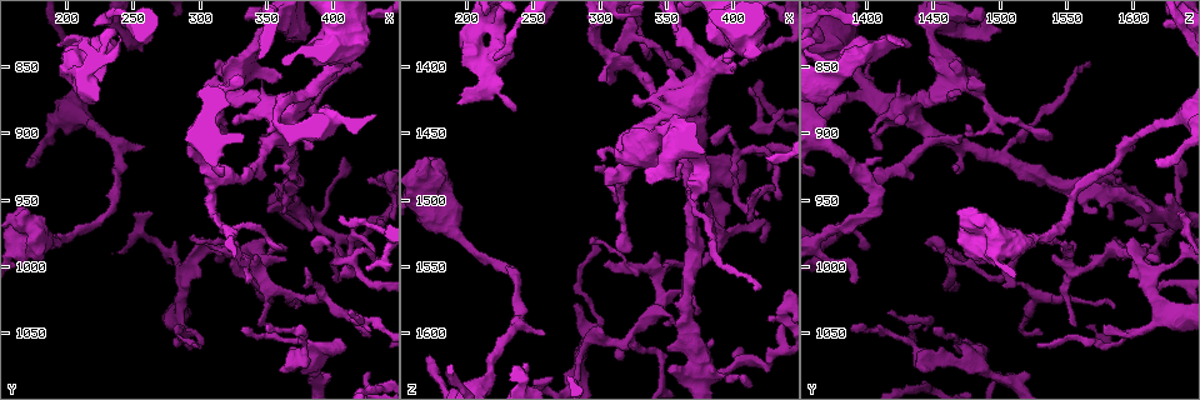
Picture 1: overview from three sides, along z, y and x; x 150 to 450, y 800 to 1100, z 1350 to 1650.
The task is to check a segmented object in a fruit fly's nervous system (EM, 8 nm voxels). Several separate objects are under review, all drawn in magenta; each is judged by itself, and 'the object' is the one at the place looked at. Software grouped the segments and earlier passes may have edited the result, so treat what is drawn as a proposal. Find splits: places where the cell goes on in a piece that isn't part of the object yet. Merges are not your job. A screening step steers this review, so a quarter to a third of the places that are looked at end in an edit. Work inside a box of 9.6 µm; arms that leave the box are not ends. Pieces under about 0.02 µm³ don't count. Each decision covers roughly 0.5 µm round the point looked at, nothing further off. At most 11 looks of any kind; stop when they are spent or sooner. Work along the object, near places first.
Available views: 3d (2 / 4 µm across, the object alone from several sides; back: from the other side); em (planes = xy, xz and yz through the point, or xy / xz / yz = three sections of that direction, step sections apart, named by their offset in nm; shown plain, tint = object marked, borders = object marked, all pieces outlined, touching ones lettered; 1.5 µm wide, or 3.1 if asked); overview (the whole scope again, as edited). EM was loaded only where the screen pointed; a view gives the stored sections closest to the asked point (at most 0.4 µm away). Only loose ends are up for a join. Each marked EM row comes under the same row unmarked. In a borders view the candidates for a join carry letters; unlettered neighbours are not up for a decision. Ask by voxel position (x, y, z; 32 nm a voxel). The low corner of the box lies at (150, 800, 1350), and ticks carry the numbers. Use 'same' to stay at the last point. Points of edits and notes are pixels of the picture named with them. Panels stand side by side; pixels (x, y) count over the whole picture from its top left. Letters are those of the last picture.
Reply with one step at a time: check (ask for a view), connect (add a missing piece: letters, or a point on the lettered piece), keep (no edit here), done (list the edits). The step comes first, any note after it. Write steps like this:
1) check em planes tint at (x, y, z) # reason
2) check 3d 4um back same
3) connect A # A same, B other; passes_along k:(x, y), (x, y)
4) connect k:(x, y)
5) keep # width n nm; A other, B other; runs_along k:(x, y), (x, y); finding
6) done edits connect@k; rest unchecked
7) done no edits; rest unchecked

check em planes tint at (424, 1052, 1534) # an open end

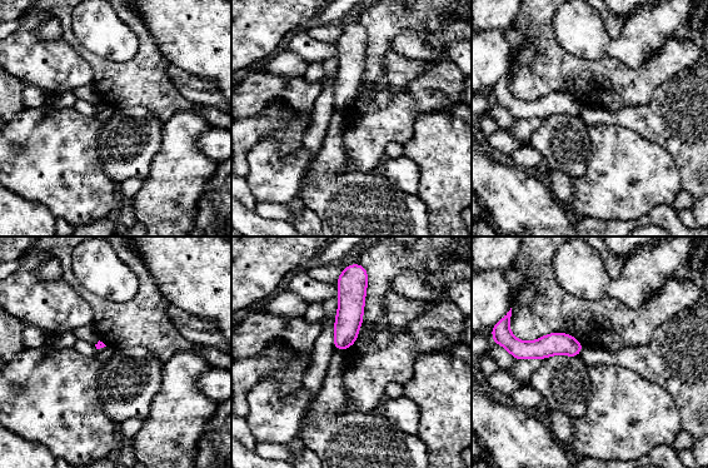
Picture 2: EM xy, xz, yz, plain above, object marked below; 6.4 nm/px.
check em planes borders same

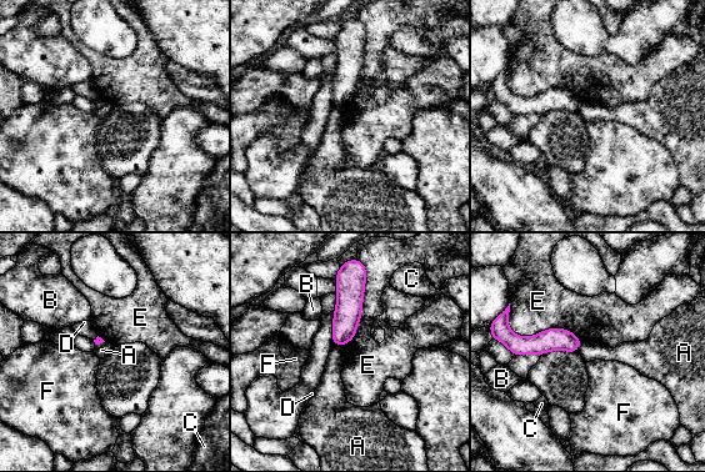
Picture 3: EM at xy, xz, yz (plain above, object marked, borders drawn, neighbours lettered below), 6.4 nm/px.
keep # A other, B other, C other, D other, E other, F other; runs_along 3:(576, 341), (545, 341), (515, 346); none of them fits

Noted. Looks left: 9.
check em yz step 8 borders at (348, 1046, 1388) # thin end

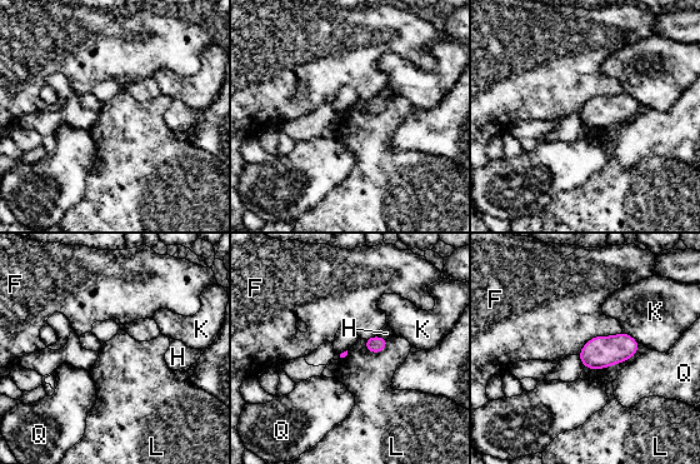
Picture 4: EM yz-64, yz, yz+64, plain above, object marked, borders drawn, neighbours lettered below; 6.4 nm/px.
keep # F other, H other, K other, L other, Q other; border 4:(639, 344), (629, 358), (591, 369); none of them fits

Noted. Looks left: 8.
check em xy step 8 borders at (344, 862, 1424) # stops while still wide

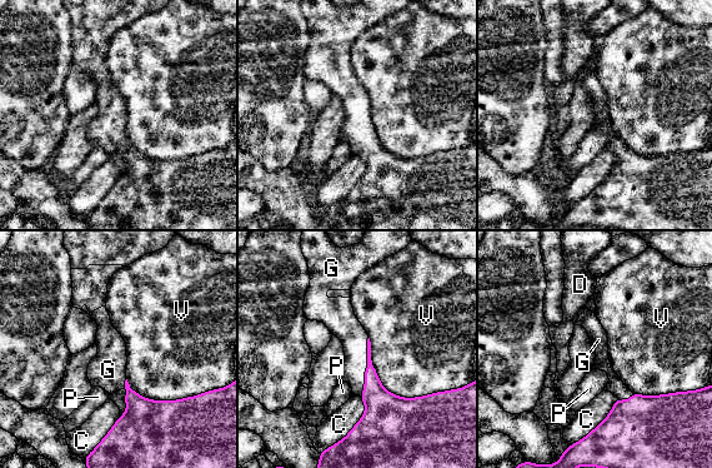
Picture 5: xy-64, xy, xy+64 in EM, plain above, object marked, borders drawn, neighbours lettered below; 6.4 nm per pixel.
check em planes borders same # another direction

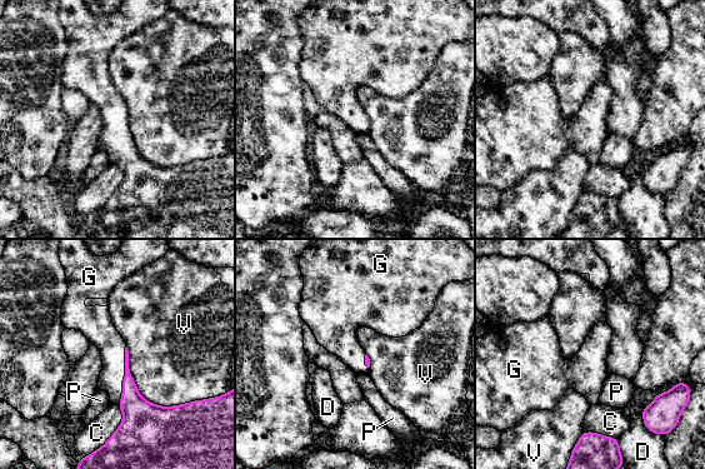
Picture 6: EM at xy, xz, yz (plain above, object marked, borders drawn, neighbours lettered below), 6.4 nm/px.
connect G # C other, D other, G same, P other, V other; passes_along 6:(138, 412), (125, 375), (110, 344); it goes on there

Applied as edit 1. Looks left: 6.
check em xy step 4 borders at (172, 926, 1618) # end of a long branch

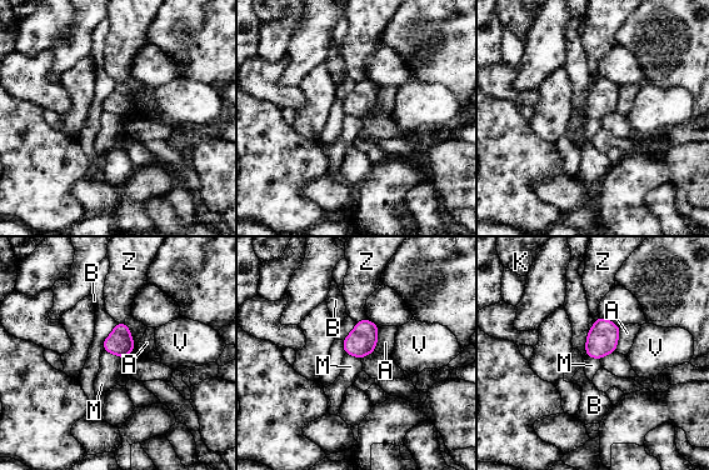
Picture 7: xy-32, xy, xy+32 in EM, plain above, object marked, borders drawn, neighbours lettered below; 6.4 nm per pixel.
check em planes borders same # another direction

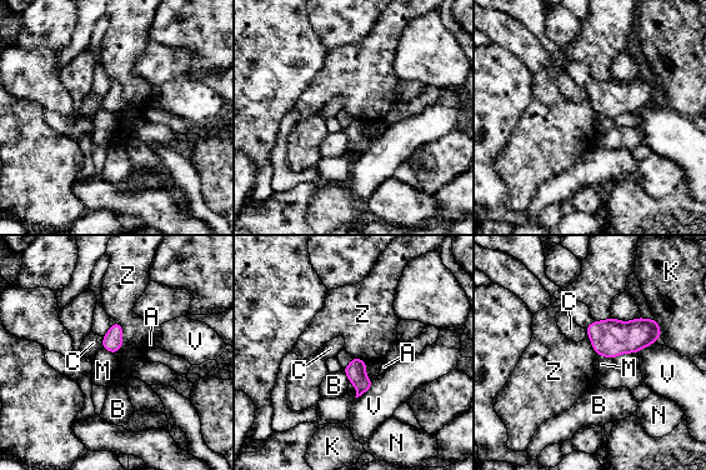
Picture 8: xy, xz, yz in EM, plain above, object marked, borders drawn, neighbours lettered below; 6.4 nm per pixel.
keep # width 120 nm; A other, B other, C other, K other, M other, N other, V other, Z other; border 8:(116, 320), (121, 346), (114, 353); none of them fits

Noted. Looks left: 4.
done edits connect@6; rest unchecked

